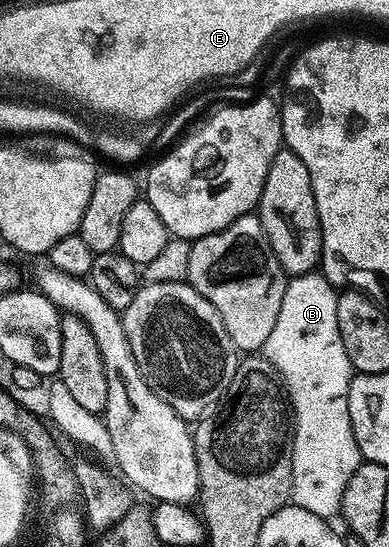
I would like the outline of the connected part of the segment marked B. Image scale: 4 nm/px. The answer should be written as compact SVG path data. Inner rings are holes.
M320 271L289 276L278 320L274 322L274 331L270 331L270 339L266 339L262 350L263 356L284 378L284 388L294 414L291 504L325 519L332 519L335 513L337 516L341 512L340 504L344 499L346 485L362 464L348 406L348 392L354 370L346 355L346 347L342 347L342 335L338 335L338 293L332 290L332 284Z

